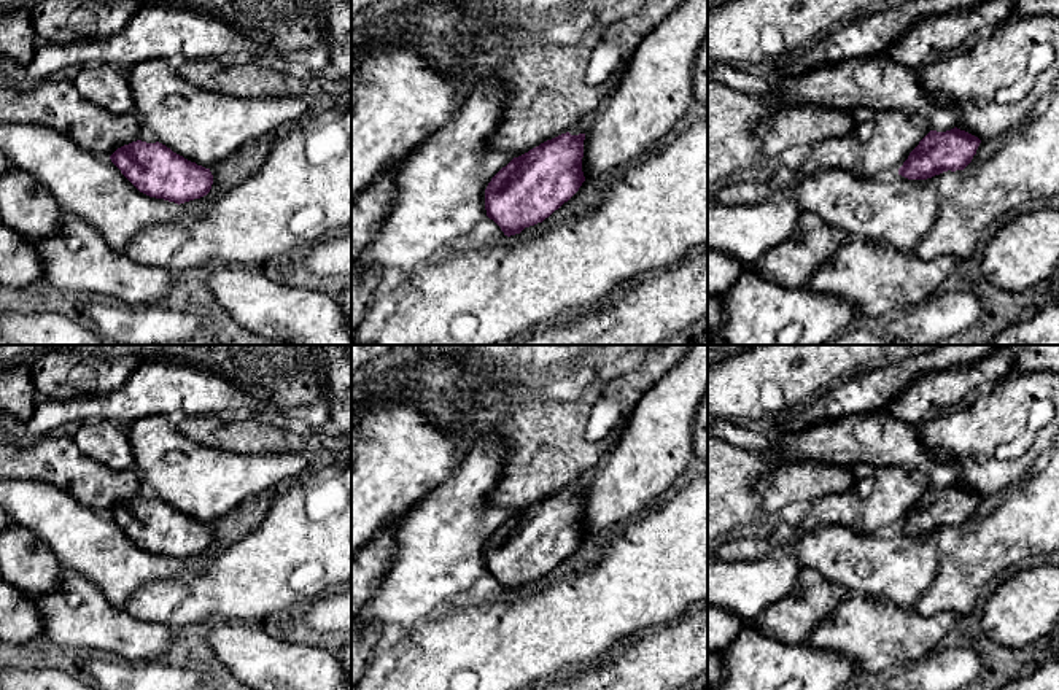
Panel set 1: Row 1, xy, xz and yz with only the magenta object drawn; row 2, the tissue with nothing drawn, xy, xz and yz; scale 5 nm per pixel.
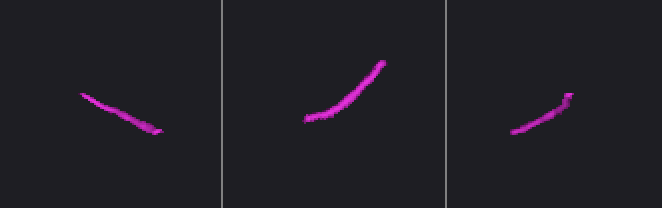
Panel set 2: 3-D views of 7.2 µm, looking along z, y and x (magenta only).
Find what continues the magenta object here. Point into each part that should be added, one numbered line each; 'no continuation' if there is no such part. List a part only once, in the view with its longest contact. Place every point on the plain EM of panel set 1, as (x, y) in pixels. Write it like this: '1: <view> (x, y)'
no continuation

